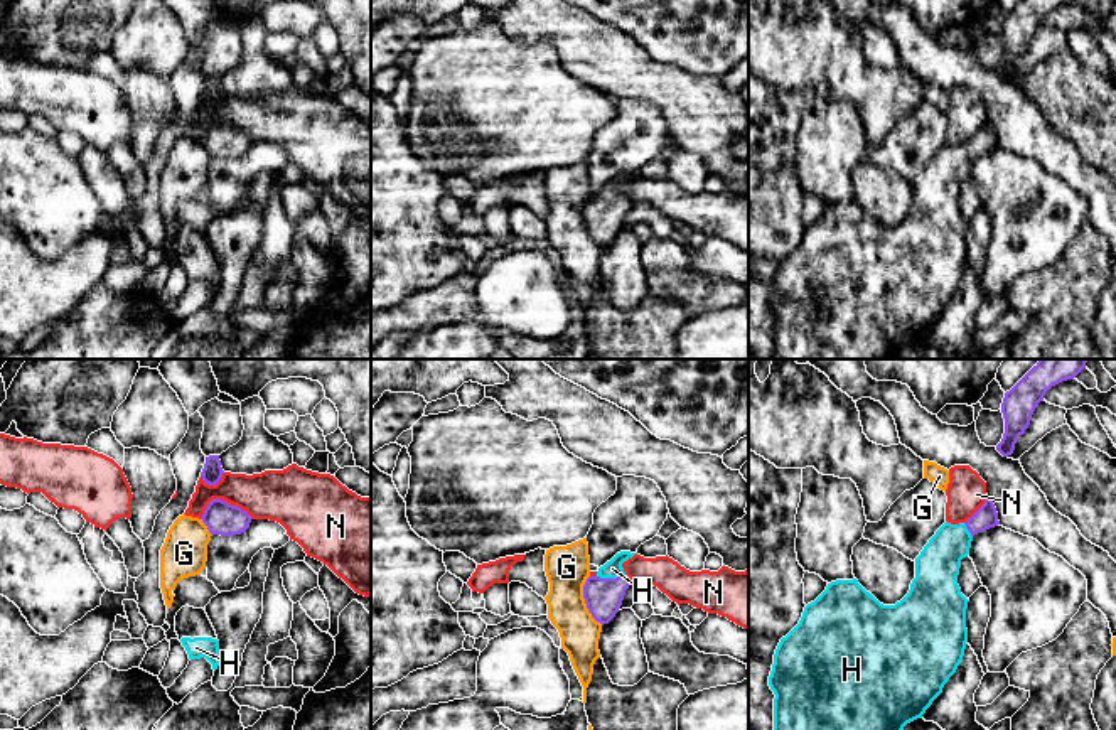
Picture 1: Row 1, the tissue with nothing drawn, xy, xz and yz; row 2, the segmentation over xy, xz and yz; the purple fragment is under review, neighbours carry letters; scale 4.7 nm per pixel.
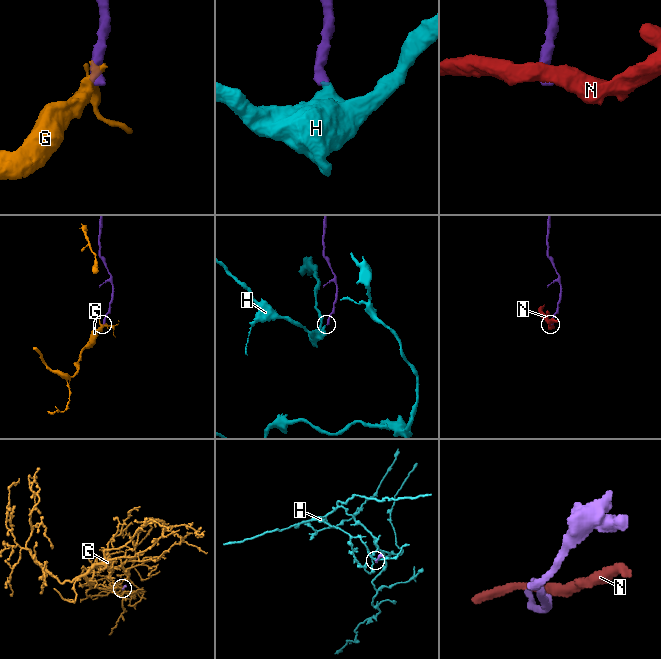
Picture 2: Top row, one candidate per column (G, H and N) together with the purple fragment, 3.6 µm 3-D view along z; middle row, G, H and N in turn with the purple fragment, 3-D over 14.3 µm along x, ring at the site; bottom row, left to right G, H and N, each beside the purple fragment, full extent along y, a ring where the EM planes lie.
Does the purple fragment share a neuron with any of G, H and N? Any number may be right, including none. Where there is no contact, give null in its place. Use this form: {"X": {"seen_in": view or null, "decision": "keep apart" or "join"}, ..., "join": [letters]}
{"G": {"seen_in": "xz", "decision": "keep apart"}, "H": {"seen_in": "xz", "decision": "join"}, "N": {"seen_in": "xy", "decision": "keep apart"}, "join": ["H"]}

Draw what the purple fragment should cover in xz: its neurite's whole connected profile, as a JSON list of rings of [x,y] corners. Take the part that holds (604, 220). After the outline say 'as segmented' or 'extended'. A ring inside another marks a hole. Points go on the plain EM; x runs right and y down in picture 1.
[[[620,174],[610,184],[598,191],[595,199],[588,199],[583,207],[583,221],[592,239],[609,246],[619,234],[625,212],[632,206],[625,197],[622,185],[636,175]]]; extended

